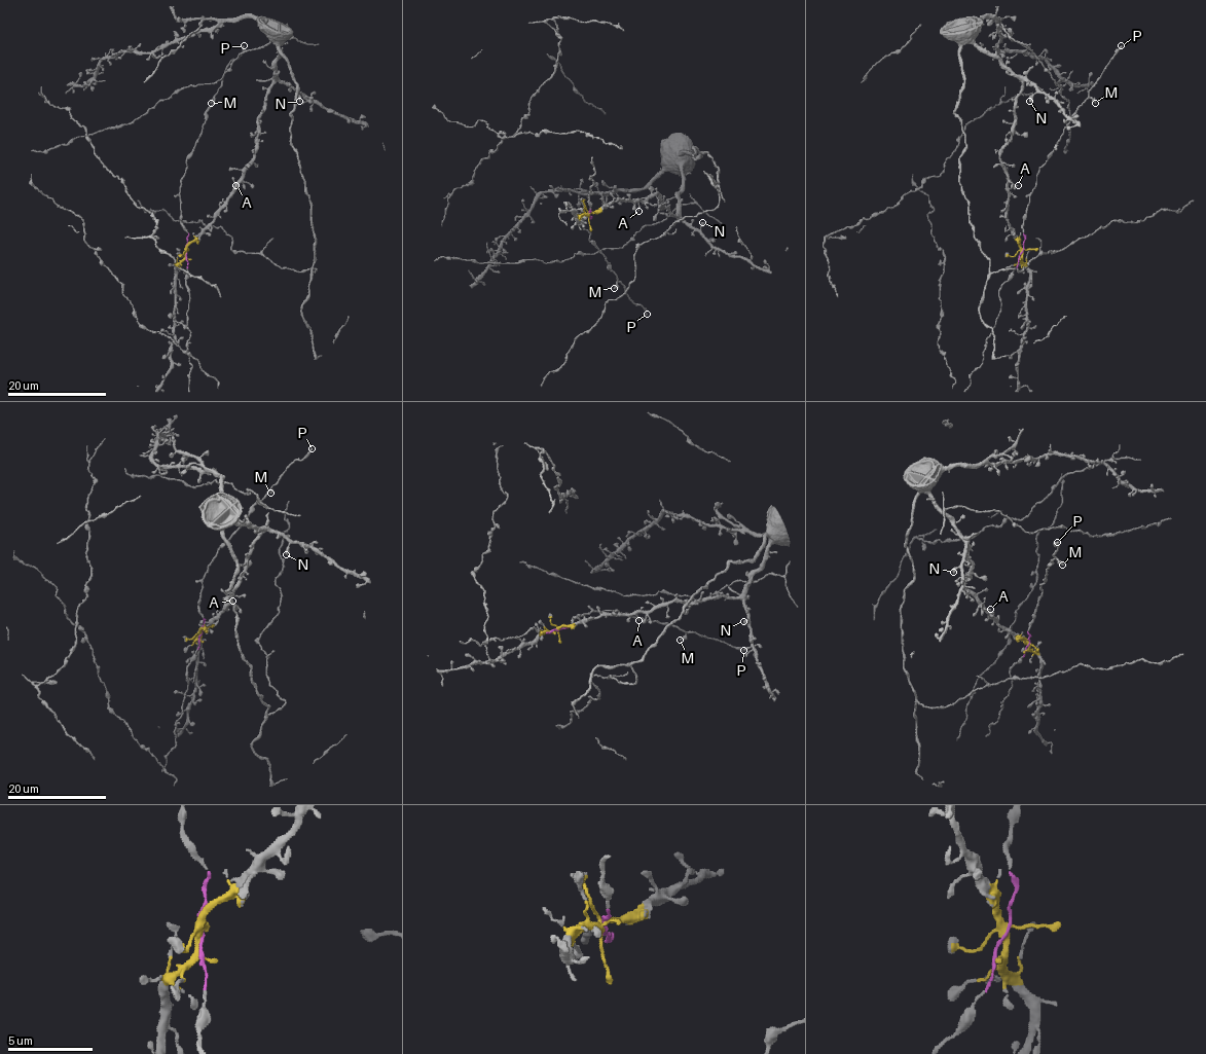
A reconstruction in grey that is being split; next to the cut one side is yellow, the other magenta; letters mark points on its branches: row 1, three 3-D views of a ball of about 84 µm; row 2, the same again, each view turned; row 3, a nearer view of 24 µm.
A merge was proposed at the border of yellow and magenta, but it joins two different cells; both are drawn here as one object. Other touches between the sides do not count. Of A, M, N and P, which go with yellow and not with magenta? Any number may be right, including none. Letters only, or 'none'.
A, N

